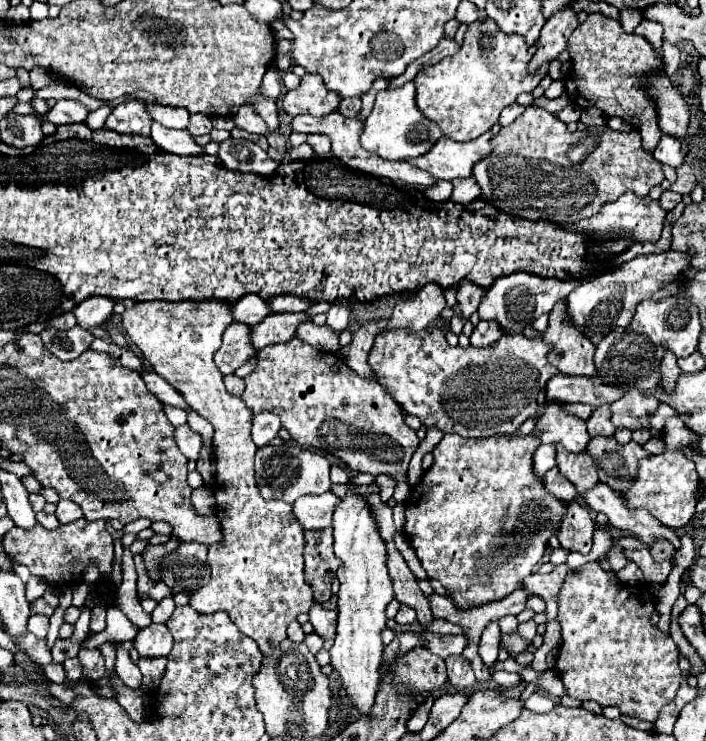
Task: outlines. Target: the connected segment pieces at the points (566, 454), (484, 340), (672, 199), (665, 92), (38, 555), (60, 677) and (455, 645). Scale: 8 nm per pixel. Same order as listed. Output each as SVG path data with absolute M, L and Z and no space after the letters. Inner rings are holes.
M556 445L556 449L558 449L558 469L560 469L560 473L578 489L580 495L584 495L584 491L598 485L600 479L598 479L598 473L594 469L594 461L586 451L576 455L576 453L562 449L560 445Z
M480 321L470 335L470 343L474 347L488 347L488 345L496 343L502 335L504 335L504 331L496 321Z
M664 191L660 197L660 205L664 211L672 211L680 201L682 201L682 195L676 195L672 191Z
M650 77L650 83L646 83L646 91L654 97L658 105L658 121L662 133L676 137L678 141L684 141L690 121L690 107L686 99L678 93L678 89L672 85L670 77Z
M78 519L60 525L54 531L46 531L42 525L34 525L32 529L14 527L4 535L2 547L14 563L26 565L32 575L38 575L50 587L56 587L56 593L62 593L62 589L78 585L78 579L84 581L84 573L90 563L98 567L98 583L108 583L114 565L114 539L104 529L104 521L88 523L86 519ZM74 561L78 561L78 567L74 567Z
M52 663L50 665L42 666L42 668L50 681L59 685L64 685L66 683L67 677L62 664Z
M420 633L428 639L428 649L440 657L462 655L468 645L468 637L464 635L436 635L436 633Z

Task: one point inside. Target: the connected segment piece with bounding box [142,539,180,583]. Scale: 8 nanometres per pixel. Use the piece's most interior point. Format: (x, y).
(153, 556)

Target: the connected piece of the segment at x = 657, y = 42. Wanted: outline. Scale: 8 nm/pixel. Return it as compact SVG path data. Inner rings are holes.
M642 19L640 25L634 29L634 33L646 37L654 45L654 49L658 49L658 51L662 49L662 33L664 33L664 29L662 29L662 25L658 21Z

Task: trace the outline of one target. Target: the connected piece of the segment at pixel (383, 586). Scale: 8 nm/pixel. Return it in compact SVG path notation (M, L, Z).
M348 491L336 505L334 511L334 553L340 561L336 577L340 581L338 591L338 629L336 641L330 649L330 665L340 673L342 685L350 701L362 713L368 713L374 705L380 661L382 661L382 639L380 633L386 629L386 605L394 599L392 577L386 567L386 543L378 533L378 525L370 513L366 497Z

